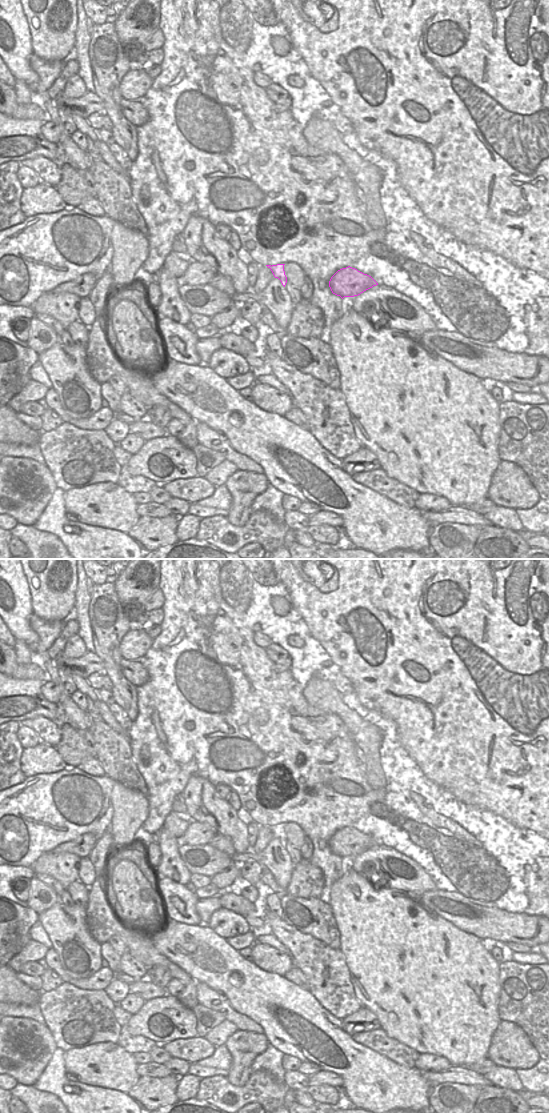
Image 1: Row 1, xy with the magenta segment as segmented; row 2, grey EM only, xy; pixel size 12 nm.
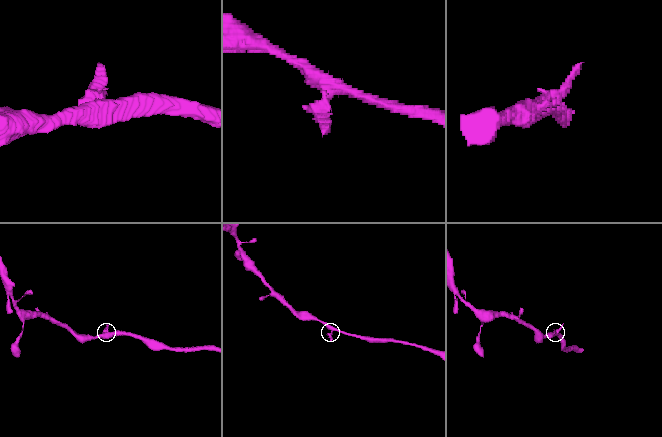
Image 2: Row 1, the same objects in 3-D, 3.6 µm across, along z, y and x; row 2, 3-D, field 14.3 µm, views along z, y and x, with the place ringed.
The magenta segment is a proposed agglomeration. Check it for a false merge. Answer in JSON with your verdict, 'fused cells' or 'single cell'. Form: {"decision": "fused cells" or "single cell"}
{"decision": "single cell"}

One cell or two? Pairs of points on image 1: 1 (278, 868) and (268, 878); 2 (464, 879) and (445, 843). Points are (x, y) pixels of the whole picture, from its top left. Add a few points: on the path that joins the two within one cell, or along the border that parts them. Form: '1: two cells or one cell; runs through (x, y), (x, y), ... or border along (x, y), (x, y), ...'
1: two cells; border along (270, 872), (274, 880), (285, 889)
2: one cell; runs through (464, 870), (464, 866), (450, 852)

